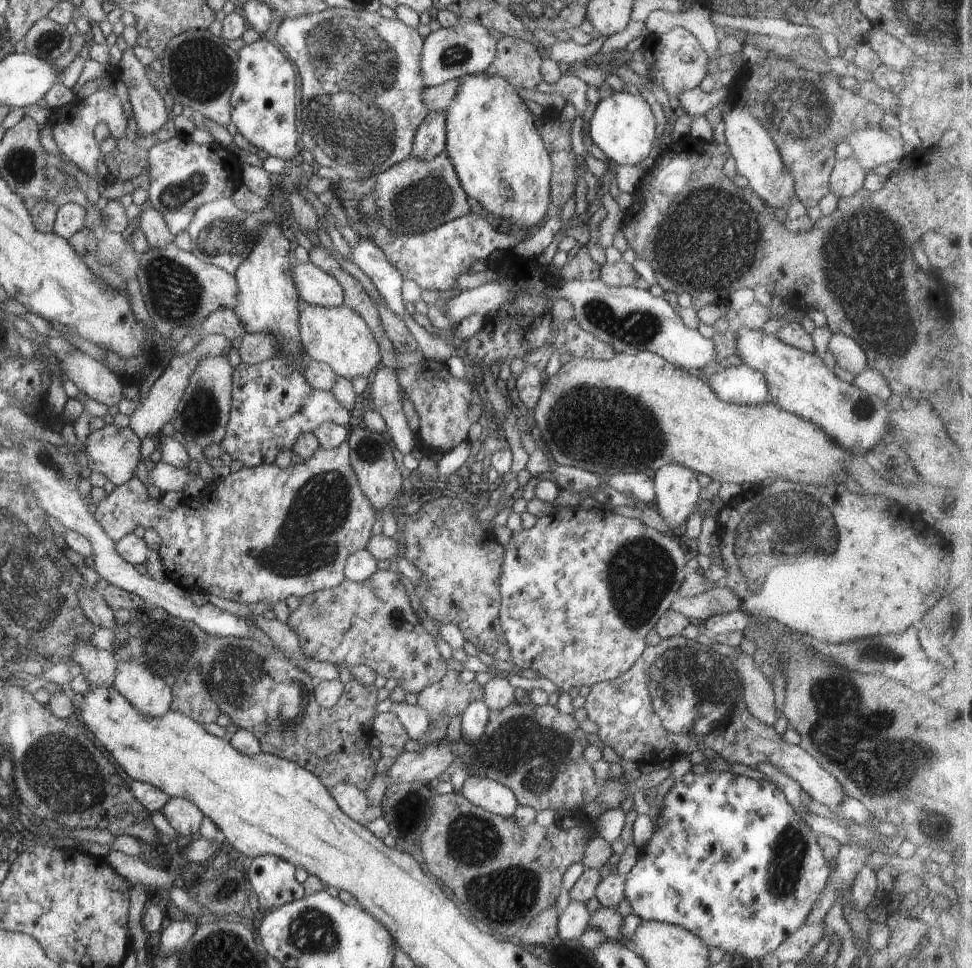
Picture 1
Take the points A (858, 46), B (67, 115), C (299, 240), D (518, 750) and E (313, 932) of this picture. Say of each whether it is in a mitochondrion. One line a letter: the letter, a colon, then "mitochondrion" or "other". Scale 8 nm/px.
A: other
B: other
C: other
D: mitochondrion
E: mitochondrion

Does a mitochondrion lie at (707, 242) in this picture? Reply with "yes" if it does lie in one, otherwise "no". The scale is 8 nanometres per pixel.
yes

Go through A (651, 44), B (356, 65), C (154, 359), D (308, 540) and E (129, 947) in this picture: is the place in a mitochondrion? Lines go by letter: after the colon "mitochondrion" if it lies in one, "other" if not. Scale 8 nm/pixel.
A: other
B: mitochondrion
C: other
D: mitochondrion
E: other

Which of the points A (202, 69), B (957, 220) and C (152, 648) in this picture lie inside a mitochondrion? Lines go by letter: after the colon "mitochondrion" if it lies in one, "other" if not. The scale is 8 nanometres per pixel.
A: mitochondrion
B: other
C: mitochondrion

